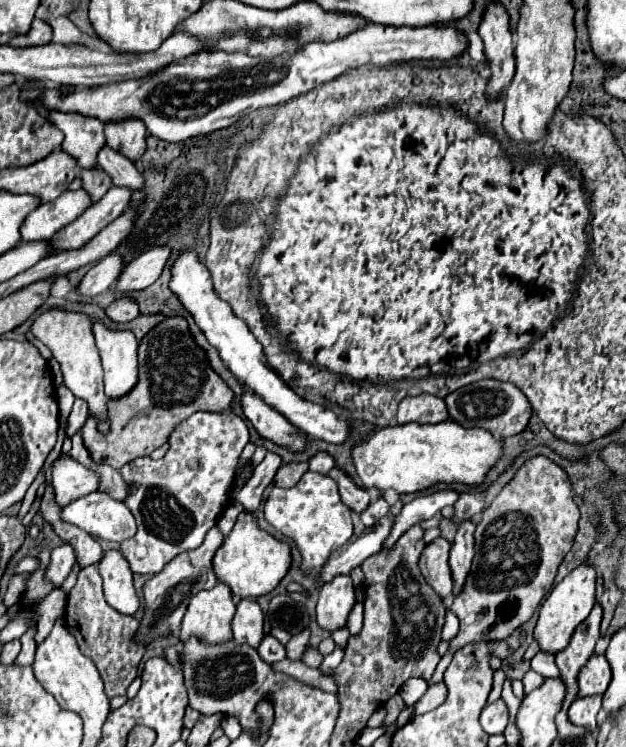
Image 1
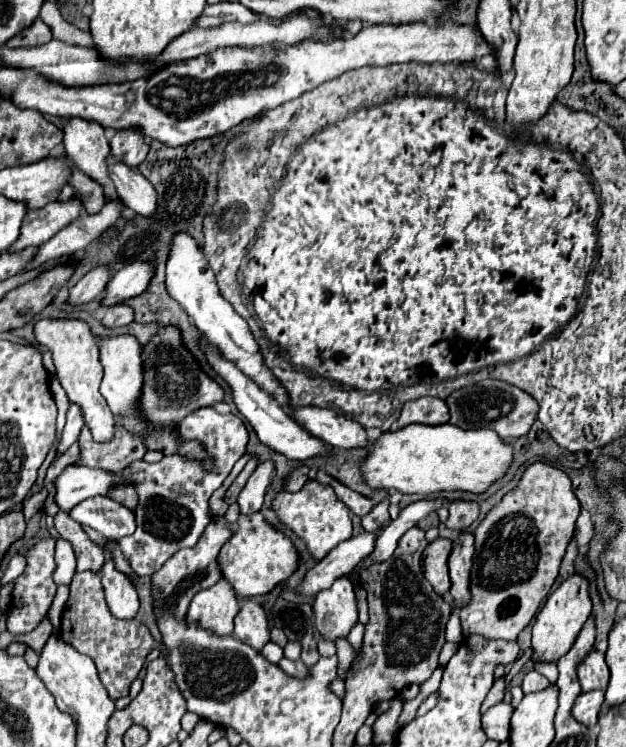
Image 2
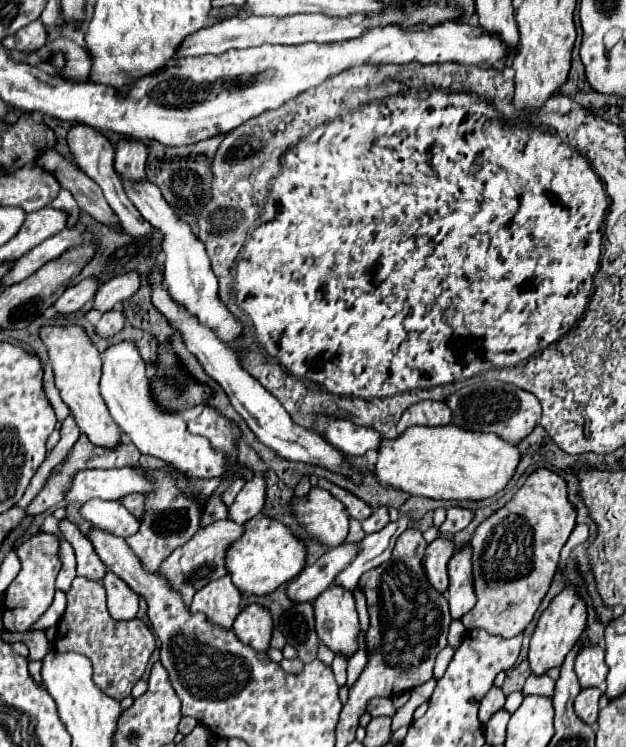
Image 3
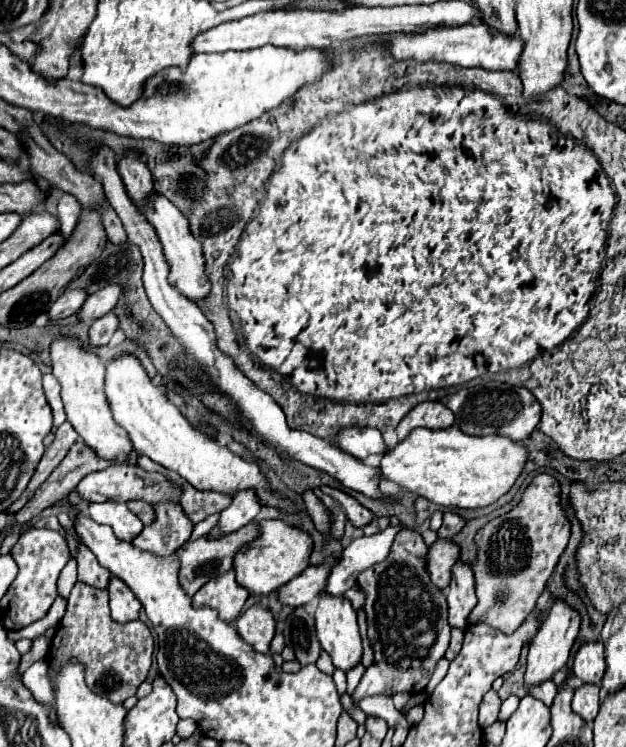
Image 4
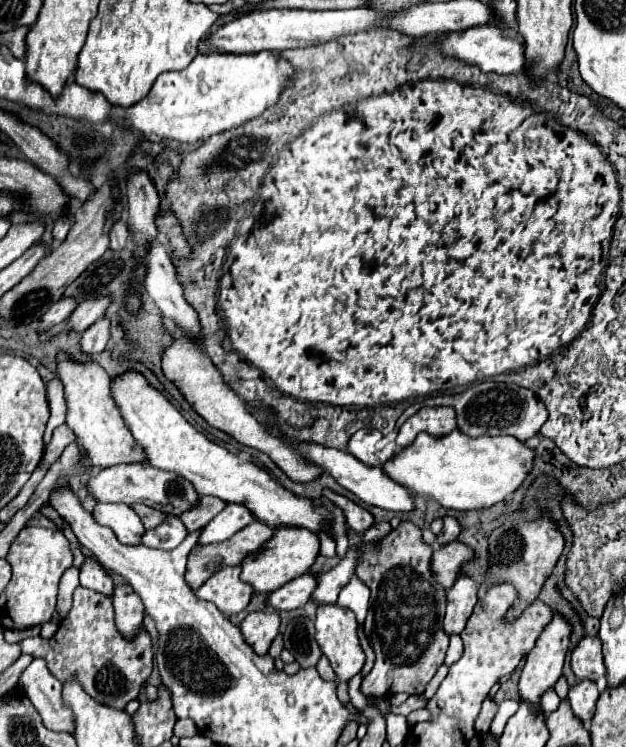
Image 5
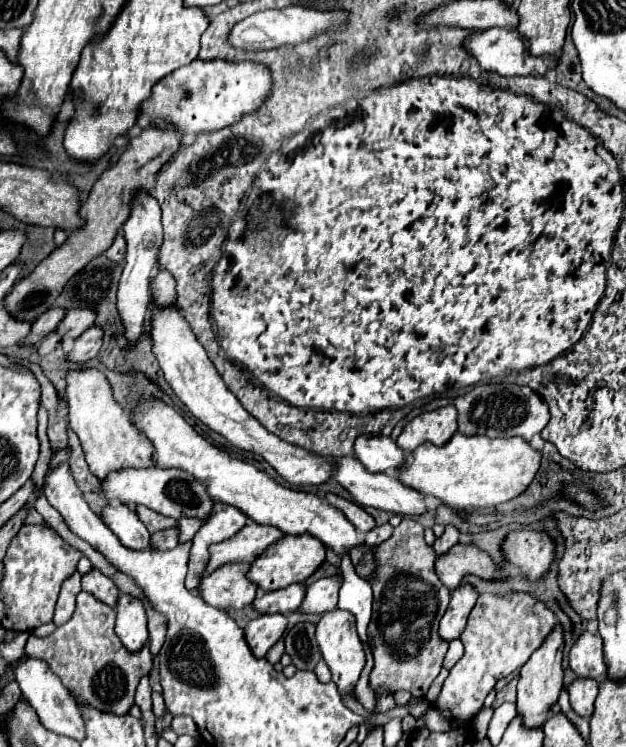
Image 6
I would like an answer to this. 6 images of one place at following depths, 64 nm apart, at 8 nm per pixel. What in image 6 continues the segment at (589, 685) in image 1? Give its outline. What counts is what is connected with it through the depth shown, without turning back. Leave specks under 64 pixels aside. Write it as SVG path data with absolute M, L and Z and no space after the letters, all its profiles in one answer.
M582 632L570 650L570 668L584 678L600 678L606 674L602 638L598 634Z

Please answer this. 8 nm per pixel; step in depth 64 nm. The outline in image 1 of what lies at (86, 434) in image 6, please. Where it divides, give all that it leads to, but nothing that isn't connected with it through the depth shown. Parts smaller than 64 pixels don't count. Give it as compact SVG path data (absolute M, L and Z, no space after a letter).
M48 310L40 318L34 320L32 330L30 330L38 340L42 340L50 350L54 360L60 364L62 376L64 376L64 386L76 396L88 402L88 414L96 418L96 426L100 432L110 430L108 422L108 398L104 396L104 384L102 384L102 364L98 356L98 348L94 344L94 334L92 334L92 322L86 314L76 314L76 312L62 312L62 310Z

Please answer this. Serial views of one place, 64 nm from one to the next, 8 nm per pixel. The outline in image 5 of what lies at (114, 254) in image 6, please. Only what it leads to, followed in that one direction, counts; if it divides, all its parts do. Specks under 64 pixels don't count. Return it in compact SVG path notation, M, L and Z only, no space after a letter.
M120 220L114 224L114 228L110 232L110 250L120 252L126 248L126 244L128 244L128 230L124 228L124 222Z

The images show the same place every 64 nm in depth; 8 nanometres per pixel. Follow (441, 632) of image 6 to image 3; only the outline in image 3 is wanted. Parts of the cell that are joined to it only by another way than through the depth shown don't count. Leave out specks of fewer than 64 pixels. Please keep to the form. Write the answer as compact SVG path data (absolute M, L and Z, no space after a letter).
M460 550L448 564L450 572L450 586L448 586L448 602L452 620L460 620L468 610L476 604L476 594L472 586L472 564L470 564L472 550Z

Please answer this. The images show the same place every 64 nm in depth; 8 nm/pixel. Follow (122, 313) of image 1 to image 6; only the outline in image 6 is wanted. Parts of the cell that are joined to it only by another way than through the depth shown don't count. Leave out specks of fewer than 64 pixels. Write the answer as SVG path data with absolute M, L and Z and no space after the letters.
M90 326L82 336L78 336L74 348L66 354L66 360L68 362L88 362L92 360L98 350L102 346L102 328L100 326Z

